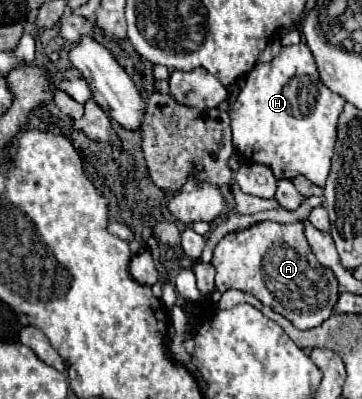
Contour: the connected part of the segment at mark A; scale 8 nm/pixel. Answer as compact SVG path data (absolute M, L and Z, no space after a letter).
M262 221L244 231L230 233L216 245L212 265L220 293L240 289L256 299L258 295L266 295L268 301L264 299L264 303L290 319L298 329L322 325L332 315L332 307L338 299L338 279L312 253L302 221L292 225Z

